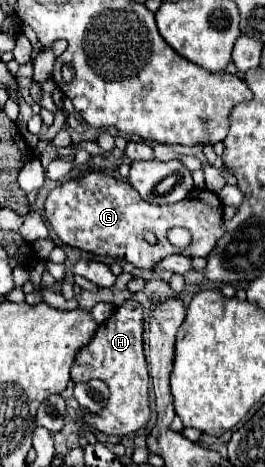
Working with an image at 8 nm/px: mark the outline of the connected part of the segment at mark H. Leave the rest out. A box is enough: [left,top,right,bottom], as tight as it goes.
[72,300,150,436]

